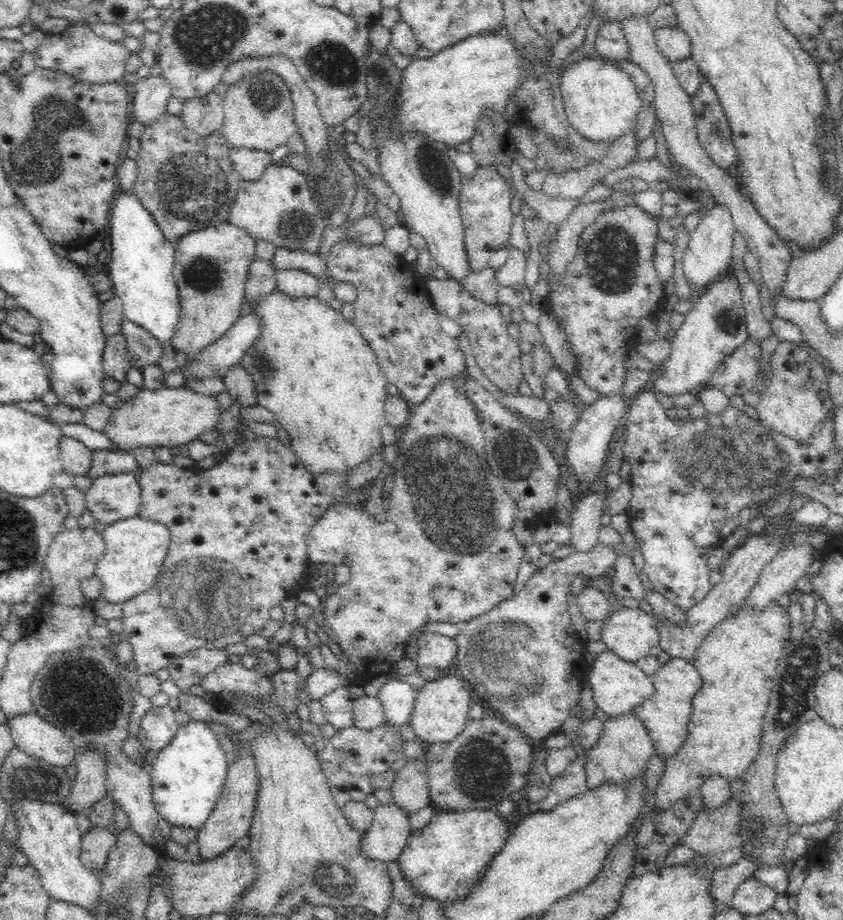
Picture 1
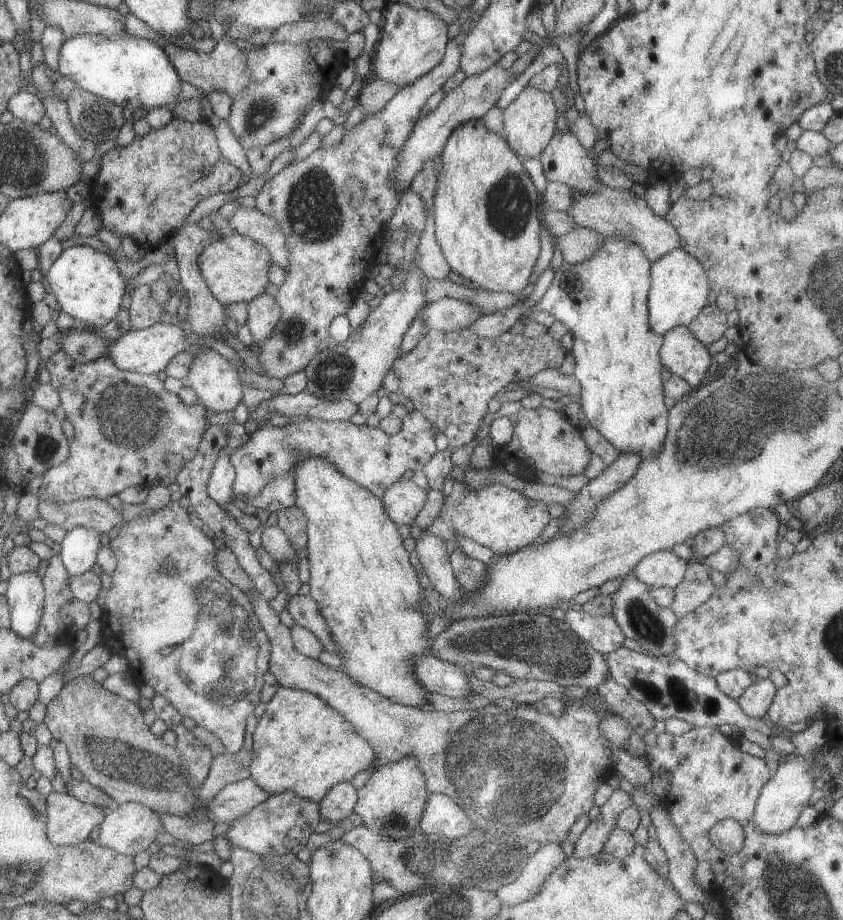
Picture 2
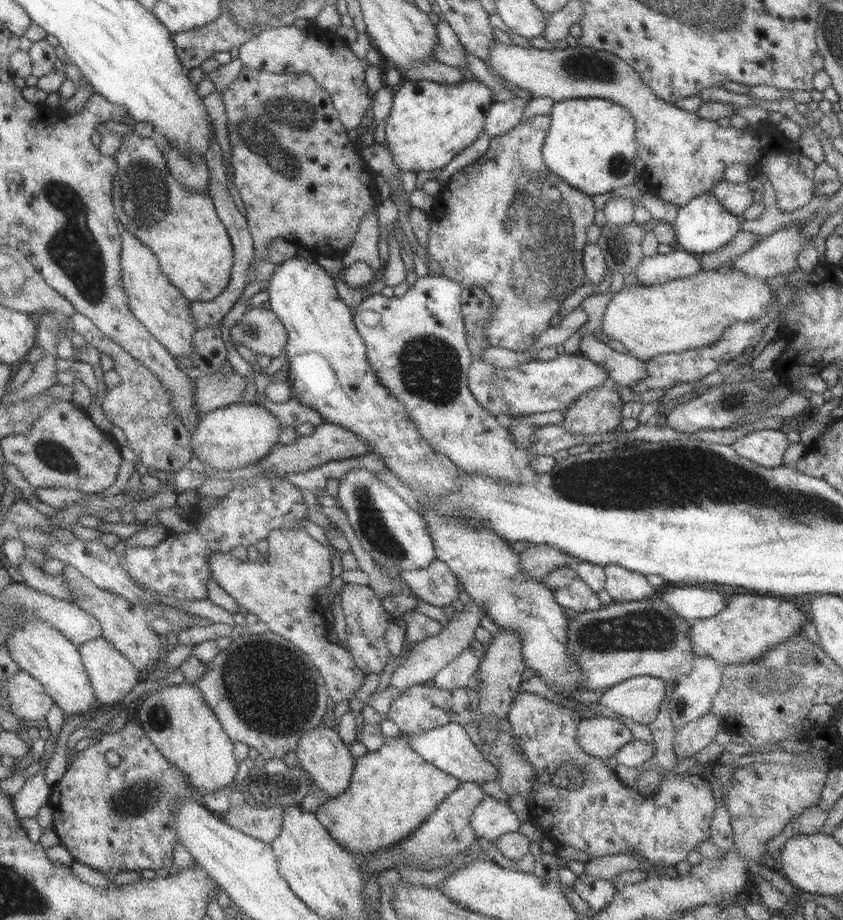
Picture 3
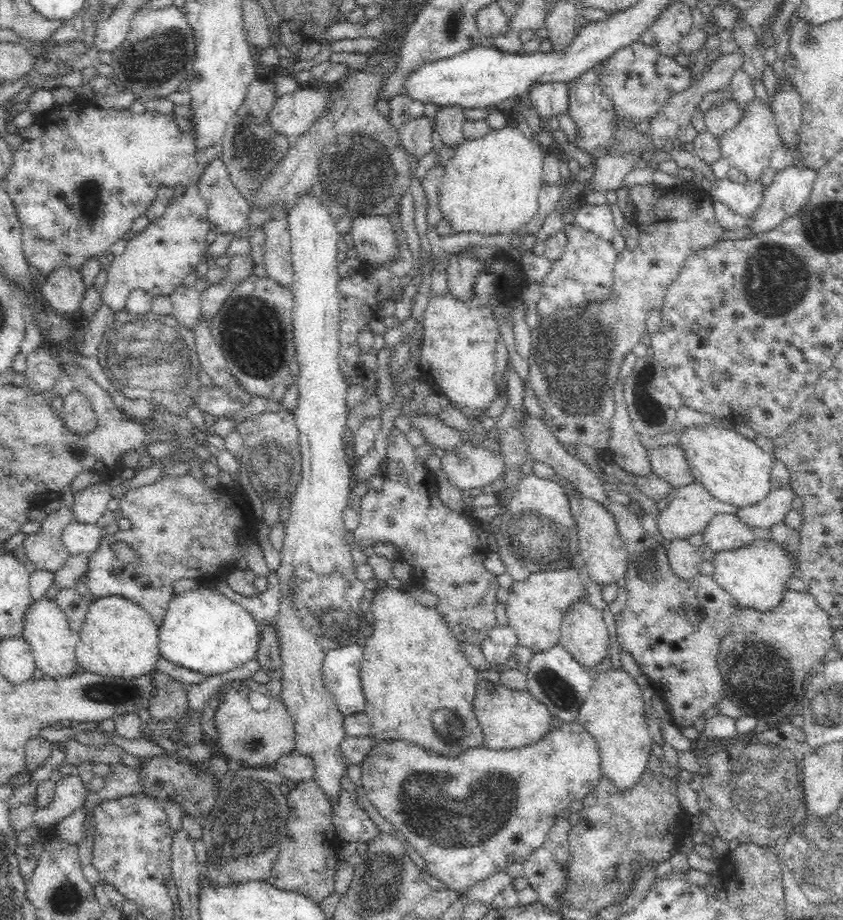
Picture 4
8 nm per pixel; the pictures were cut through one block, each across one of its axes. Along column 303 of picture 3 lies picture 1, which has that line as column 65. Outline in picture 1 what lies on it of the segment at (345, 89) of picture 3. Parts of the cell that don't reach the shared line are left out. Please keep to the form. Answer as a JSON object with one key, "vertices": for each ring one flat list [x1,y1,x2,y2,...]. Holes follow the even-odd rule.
{"vertices":[[71,25,60,34,46,33,44,41,33,53,37,67,62,71,82,81,96,84,122,82,128,72,127,61,133,53,121,44,96,35,90,25]]}

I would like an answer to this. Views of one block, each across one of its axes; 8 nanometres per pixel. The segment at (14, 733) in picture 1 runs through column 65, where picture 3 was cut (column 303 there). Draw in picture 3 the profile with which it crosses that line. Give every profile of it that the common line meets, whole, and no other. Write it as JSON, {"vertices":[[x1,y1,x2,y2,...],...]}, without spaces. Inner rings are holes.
{"vertices":[[324,724,306,732,300,740,296,750,296,756,304,770,311,776,320,787,321,793,326,798,332,798,346,791,350,785,350,777,354,773,355,759,350,754,350,750,344,745,338,732]]}

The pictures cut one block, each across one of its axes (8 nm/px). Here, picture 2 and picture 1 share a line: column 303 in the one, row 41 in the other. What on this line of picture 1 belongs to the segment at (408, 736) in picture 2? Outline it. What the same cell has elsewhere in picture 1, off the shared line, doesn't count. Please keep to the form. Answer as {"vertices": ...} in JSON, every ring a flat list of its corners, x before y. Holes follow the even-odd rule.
{"vertices":[[677,27,654,29,658,51,671,62,691,58,690,36]]}

